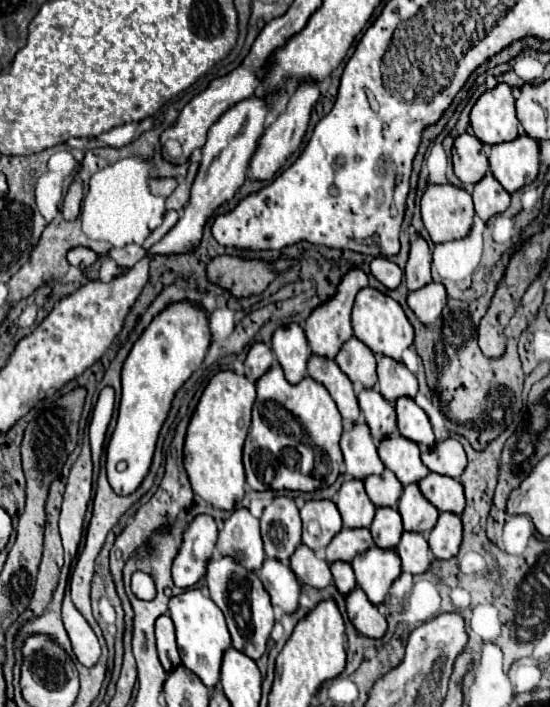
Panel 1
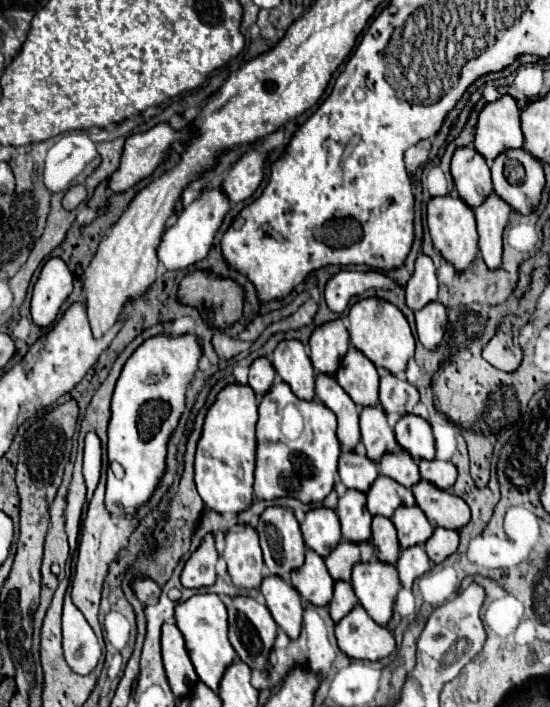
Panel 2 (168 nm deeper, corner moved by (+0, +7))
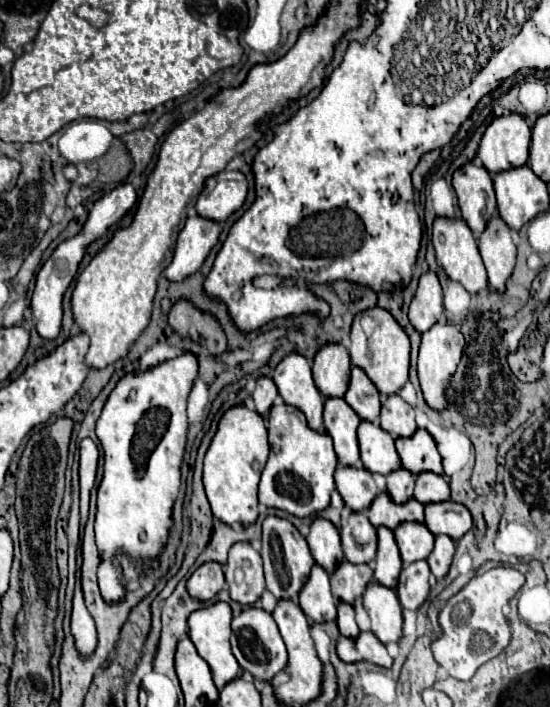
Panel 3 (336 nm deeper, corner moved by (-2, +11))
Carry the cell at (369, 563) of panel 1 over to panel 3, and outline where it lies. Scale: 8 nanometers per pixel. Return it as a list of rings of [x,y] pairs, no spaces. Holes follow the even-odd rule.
[[[371,582],[363,592],[363,606],[371,618],[371,632],[385,644],[397,642],[401,636],[403,614],[395,590]]]

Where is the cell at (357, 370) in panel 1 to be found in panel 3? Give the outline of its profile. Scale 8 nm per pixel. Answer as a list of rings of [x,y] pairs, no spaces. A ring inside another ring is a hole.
[[[351,366],[351,384],[345,392],[345,402],[359,414],[359,418],[377,422],[379,410],[381,410],[381,396],[375,384],[367,380],[367,374],[359,366]]]

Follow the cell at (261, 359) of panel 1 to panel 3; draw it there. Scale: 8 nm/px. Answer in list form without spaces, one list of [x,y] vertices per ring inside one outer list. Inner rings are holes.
[[[259,376],[257,378],[257,388],[253,392],[253,400],[255,400],[255,408],[261,416],[269,414],[269,408],[273,406],[277,396],[279,396],[279,392],[275,388],[273,378],[271,376]]]

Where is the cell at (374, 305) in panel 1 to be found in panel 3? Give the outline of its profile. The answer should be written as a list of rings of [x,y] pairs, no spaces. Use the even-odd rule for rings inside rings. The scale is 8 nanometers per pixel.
[[[369,308],[367,312],[359,312],[359,316],[355,316],[350,331],[349,354],[351,360],[377,384],[381,394],[395,394],[409,378],[409,336],[403,326],[383,308]]]

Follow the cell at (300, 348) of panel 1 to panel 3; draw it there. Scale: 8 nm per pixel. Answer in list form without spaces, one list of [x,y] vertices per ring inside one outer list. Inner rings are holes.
[[[299,352],[287,354],[275,368],[273,380],[279,388],[283,400],[305,412],[311,428],[319,430],[323,426],[323,396],[315,388],[311,376],[311,360]]]

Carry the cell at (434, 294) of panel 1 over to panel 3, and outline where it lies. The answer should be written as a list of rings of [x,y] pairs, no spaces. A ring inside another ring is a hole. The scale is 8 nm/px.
[[[433,324],[427,332],[421,334],[421,348],[419,348],[419,362],[417,362],[417,370],[419,370],[419,380],[421,380],[421,388],[425,394],[425,400],[431,408],[441,410],[445,408],[445,386],[451,378],[451,374],[455,372],[461,352],[463,352],[463,334],[457,330],[457,326],[451,324]]]

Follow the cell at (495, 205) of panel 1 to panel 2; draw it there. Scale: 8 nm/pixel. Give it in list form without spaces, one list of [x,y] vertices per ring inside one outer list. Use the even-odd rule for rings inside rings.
[[[491,194],[489,200],[485,200],[485,204],[475,208],[479,250],[489,270],[497,270],[501,266],[503,230],[509,222],[509,212],[511,208],[497,194]]]

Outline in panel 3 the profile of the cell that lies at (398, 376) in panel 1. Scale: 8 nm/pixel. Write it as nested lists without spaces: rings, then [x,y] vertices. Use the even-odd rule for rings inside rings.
[[[399,394],[385,396],[381,404],[381,428],[391,436],[411,436],[417,430],[415,408]]]

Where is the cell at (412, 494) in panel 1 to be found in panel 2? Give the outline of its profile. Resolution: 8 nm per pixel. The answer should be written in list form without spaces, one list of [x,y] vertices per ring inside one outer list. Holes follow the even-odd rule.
[[[417,506],[397,508],[391,522],[397,530],[397,538],[399,538],[401,548],[425,544],[433,534],[433,526],[429,524],[429,520],[425,520],[425,514]]]

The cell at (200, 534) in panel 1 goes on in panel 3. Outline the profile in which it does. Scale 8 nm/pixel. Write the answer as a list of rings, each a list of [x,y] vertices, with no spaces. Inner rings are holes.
[[[219,562],[201,564],[187,580],[187,592],[197,600],[211,600],[223,586],[225,574]]]

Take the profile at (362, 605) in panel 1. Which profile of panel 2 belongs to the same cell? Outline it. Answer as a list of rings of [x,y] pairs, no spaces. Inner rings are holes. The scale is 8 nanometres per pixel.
[[[361,604],[335,626],[335,636],[341,652],[349,658],[381,660],[395,652],[395,640],[389,630],[373,624]]]

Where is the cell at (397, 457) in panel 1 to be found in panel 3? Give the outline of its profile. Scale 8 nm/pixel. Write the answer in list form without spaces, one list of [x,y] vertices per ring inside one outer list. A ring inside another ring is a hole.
[[[399,466],[395,472],[387,474],[387,486],[385,490],[391,494],[391,498],[395,502],[407,502],[411,498],[411,492],[415,488],[415,476],[411,476],[411,472],[407,472],[407,468]]]

